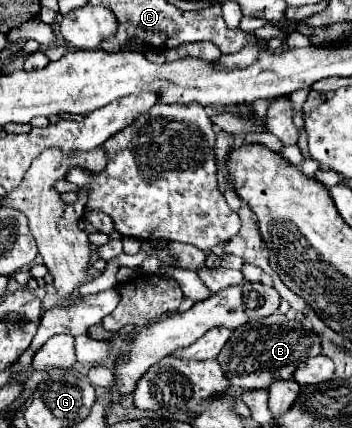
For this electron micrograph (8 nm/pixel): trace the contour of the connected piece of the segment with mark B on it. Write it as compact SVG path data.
M274 313L270 317L252 319L246 327L240 327L232 333L226 347L218 355L218 363L230 375L230 383L250 389L268 389L278 379L292 379L292 373L300 363L320 353L320 339L314 331L306 329L298 321L290 321L282 313Z

